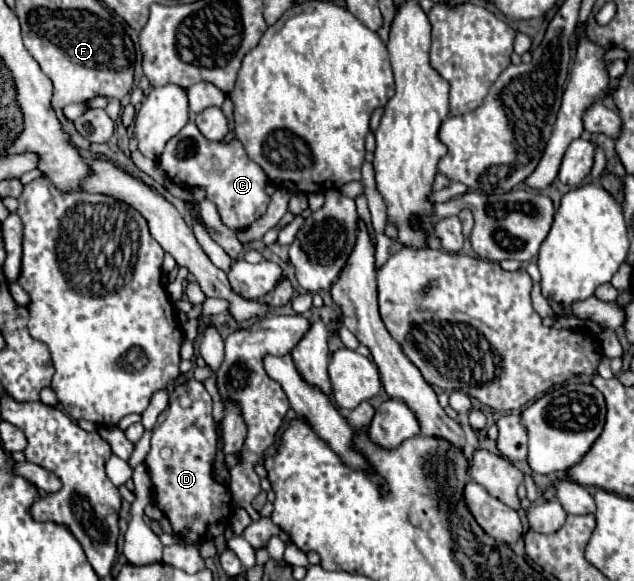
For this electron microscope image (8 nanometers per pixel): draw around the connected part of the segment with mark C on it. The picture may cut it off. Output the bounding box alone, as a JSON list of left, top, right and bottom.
[159,121,269,231]

